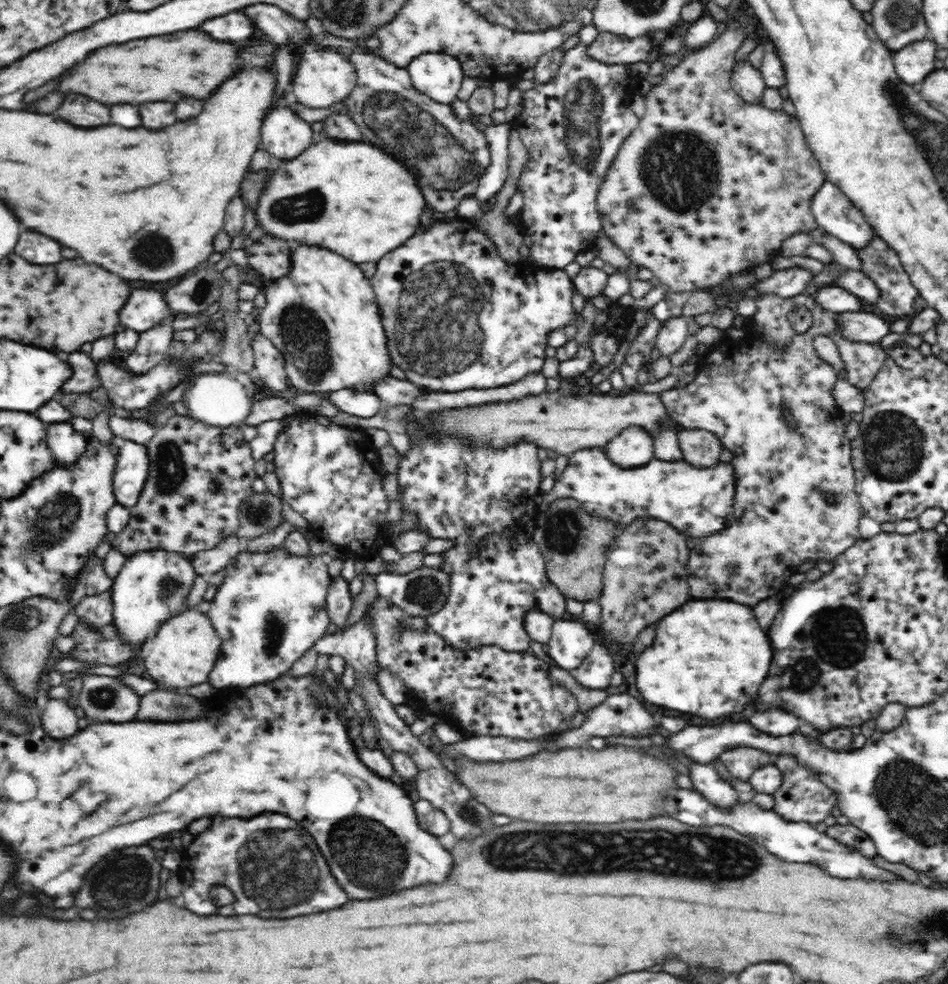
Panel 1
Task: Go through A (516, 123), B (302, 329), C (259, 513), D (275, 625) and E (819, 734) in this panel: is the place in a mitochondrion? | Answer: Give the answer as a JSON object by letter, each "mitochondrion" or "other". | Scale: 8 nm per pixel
{"A":"other","B":"mitochondrion","C":"mitochondrion","D":"mitochondrion","E":"other"}

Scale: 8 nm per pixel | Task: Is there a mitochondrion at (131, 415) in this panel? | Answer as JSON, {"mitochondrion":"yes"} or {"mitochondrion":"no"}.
{"mitochondrion":"no"}

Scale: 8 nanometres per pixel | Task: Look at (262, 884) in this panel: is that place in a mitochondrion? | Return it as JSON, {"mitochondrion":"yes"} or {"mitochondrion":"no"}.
{"mitochondrion":"yes"}

